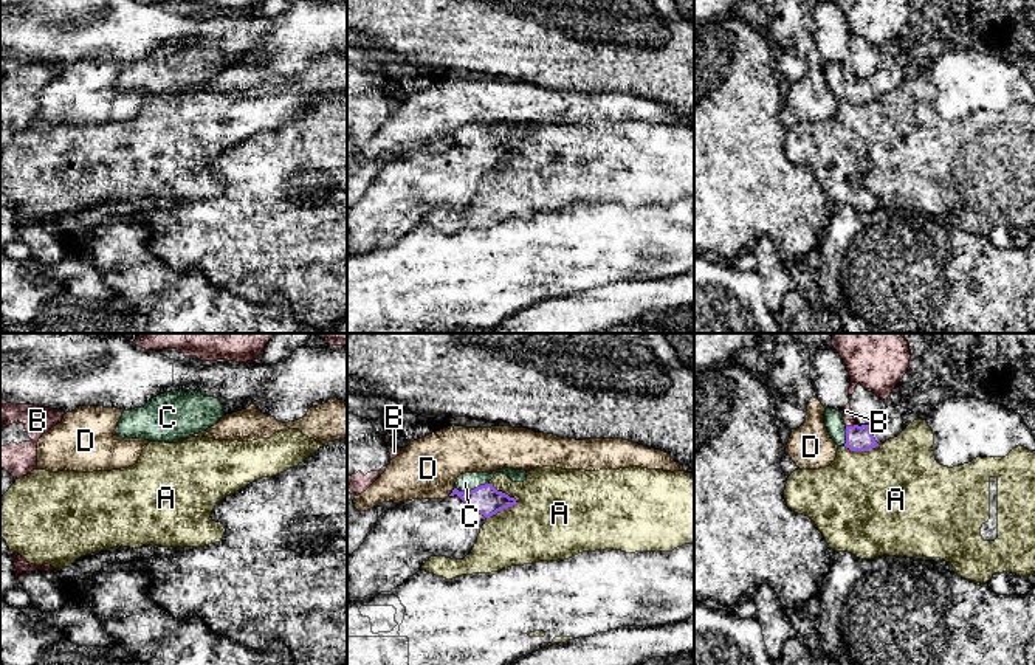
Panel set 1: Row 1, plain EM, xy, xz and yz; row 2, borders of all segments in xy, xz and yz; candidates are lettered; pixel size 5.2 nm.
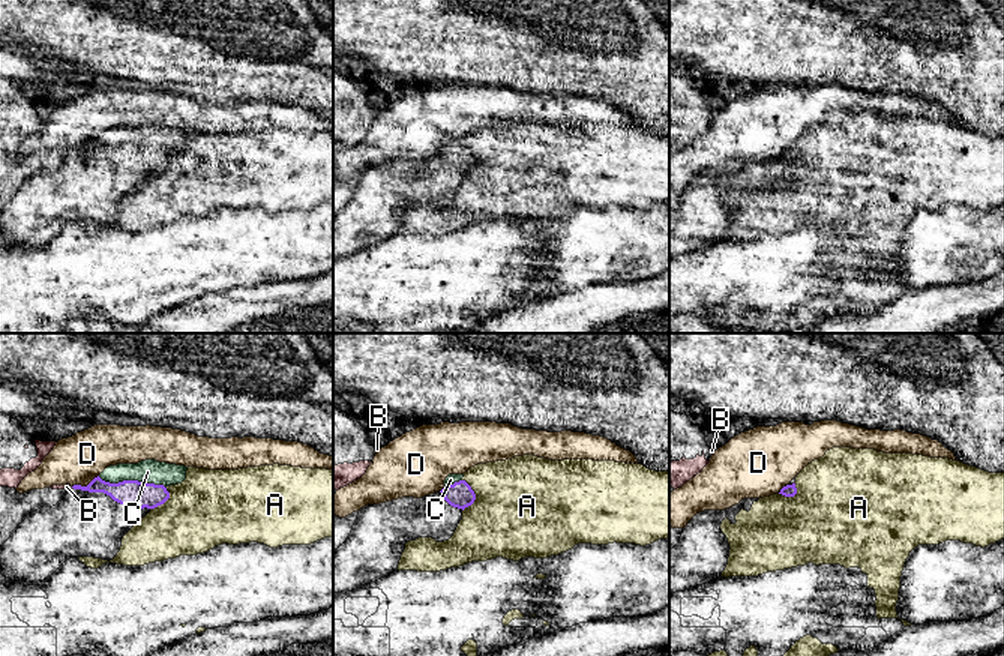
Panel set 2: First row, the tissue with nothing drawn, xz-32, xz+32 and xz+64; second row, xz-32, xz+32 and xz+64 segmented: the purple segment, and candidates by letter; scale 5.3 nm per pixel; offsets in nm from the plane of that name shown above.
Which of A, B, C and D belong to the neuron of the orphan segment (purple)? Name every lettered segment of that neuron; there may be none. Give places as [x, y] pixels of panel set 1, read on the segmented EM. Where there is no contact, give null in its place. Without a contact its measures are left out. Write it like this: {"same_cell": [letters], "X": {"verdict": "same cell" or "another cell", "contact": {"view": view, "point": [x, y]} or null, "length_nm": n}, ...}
{"same_cell": ["C"], "A": {"verdict": "another cell", "contact": {"view": "xz", "point": [515, 504]}, "length_nm": 190}, "B": {"verdict": "another cell", "contact": {"view": "yz", "point": [854, 425]}, "length_nm": 90}, "C": {"verdict": "same cell", "contact": {"view": "xz", "point": [471, 490]}, "length_nm": 180}, "D": {"verdict": "another cell", "contact": {"view": "xz", "point": [453, 492]}, "length_nm": 60}}

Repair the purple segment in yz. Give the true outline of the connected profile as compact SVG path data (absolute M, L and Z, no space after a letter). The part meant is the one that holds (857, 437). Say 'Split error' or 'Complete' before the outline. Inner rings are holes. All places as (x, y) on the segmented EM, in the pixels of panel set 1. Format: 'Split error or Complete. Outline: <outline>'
Split error. Outline: M891 405L869 425L846 426L841 411L826 408L824 425L830 439L838 446L851 451L869 451L886 440L897 437L909 423L919 417L902 406Z

